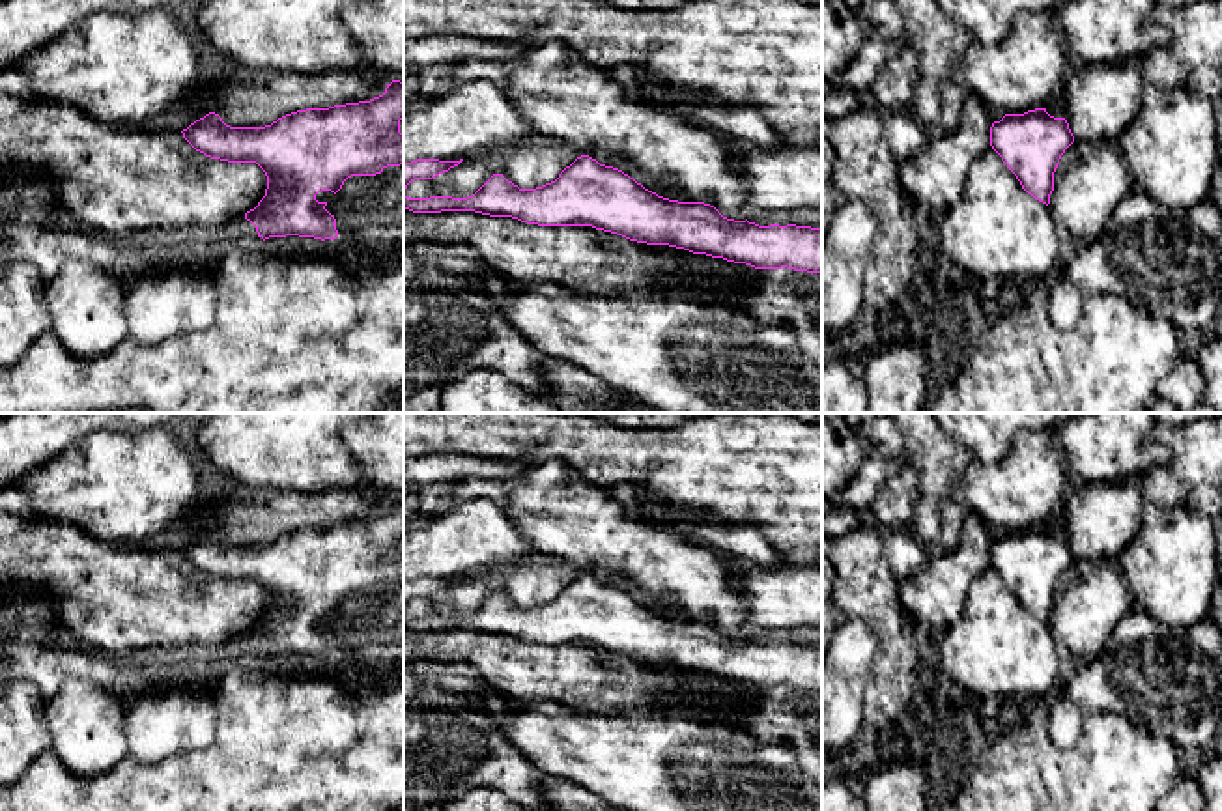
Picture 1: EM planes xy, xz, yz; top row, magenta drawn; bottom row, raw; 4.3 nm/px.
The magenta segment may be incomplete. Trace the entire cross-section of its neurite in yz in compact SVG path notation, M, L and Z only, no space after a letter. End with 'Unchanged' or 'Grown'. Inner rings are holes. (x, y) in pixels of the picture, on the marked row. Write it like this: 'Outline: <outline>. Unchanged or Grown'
Outline: M1046 108L1005 114L990 127L992 149L1022 189L1046 206L1054 191L1054 172L1073 142L1067 120L1050 116Z. Unchanged

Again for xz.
Outline: M589 155L577 157L555 181L536 189L519 189L503 174L493 174L467 198L405 194L411 181L432 179L462 161L404 163L404 207L413 213L475 211L538 226L592 226L630 241L669 245L755 269L787 267L822 275L822 228L727 219L704 202L658 196Z. Unchanged

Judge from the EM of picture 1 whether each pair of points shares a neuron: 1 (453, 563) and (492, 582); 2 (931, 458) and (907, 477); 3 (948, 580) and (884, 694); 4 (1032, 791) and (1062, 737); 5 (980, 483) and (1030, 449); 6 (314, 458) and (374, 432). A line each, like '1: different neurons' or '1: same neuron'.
1: different neurons
2: different neurons
3: different neurons
4: different neurons
5: same neuron
6: different neurons

